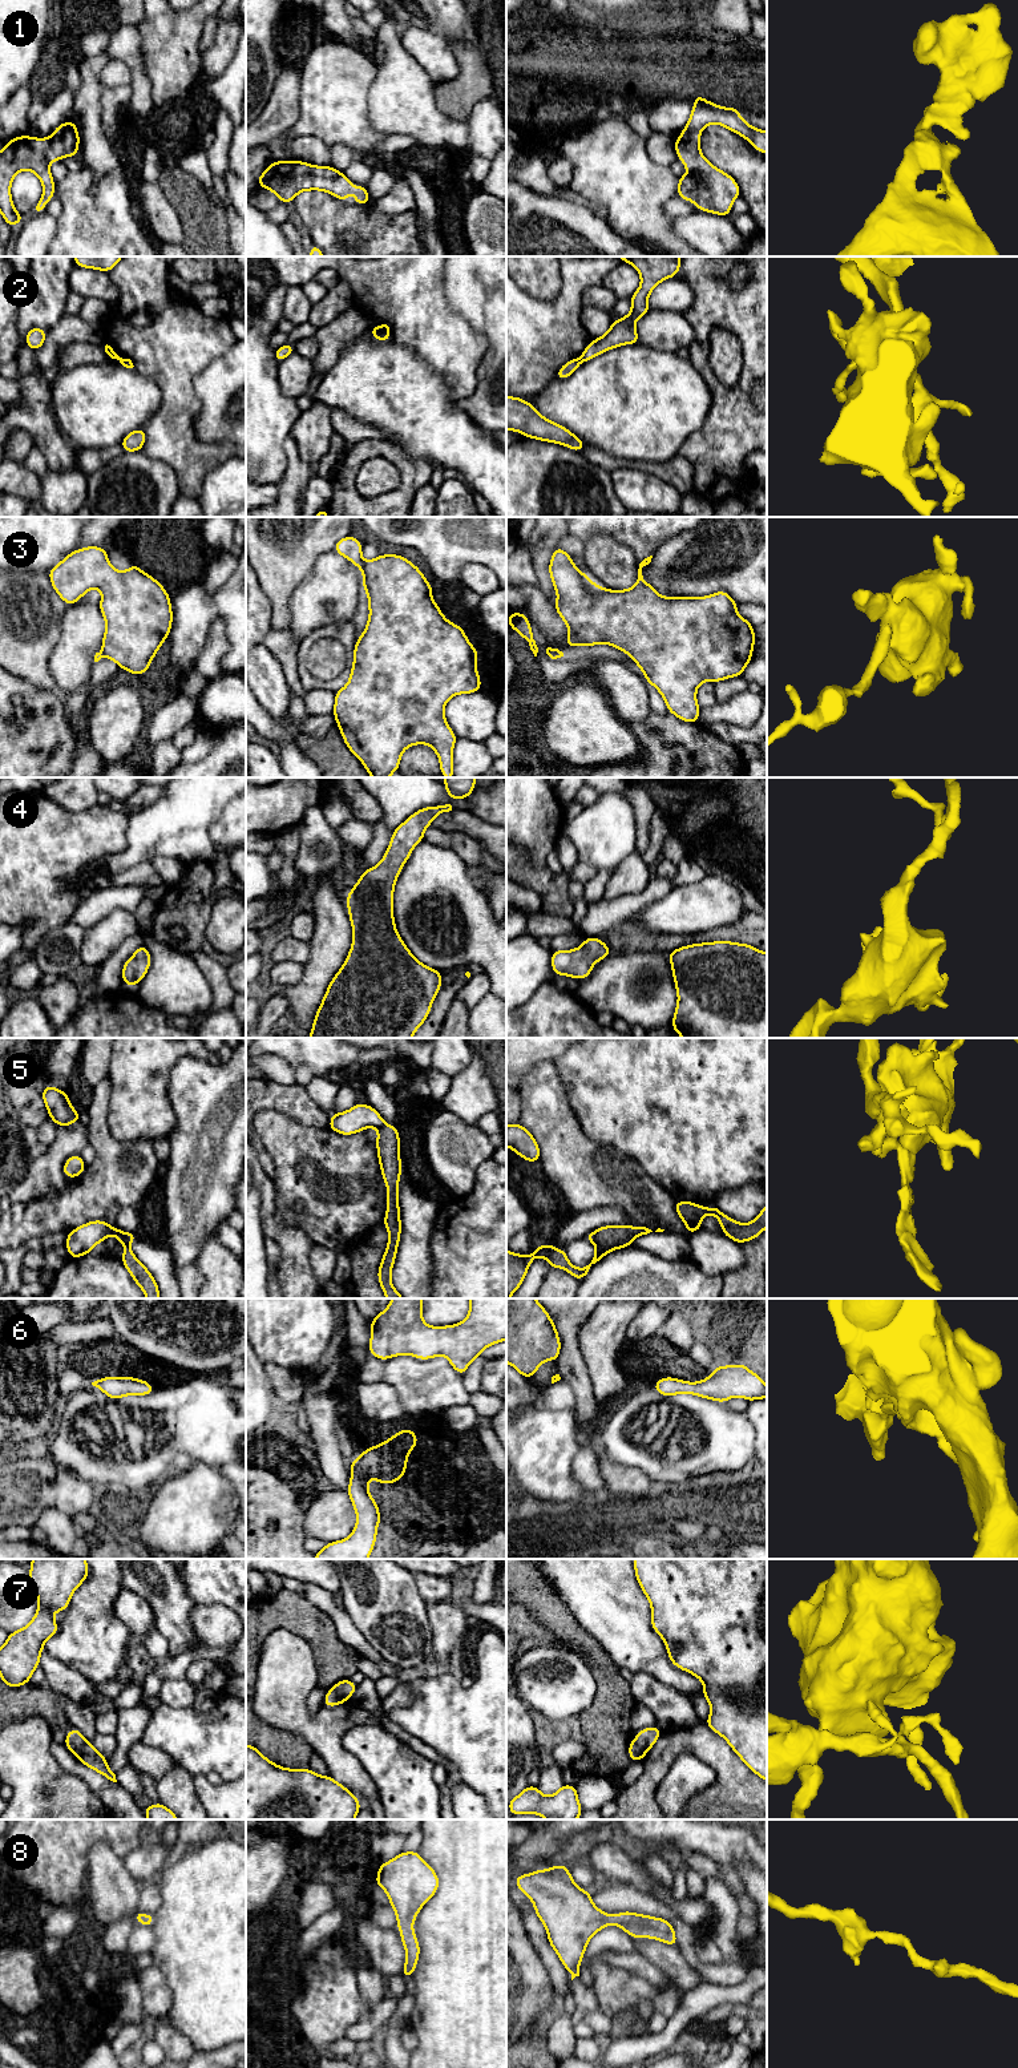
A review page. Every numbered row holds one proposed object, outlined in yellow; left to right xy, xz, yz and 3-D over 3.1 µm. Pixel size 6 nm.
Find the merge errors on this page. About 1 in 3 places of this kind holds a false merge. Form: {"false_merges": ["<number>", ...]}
{"false_merges": ["2", "3", "5", "7"]}

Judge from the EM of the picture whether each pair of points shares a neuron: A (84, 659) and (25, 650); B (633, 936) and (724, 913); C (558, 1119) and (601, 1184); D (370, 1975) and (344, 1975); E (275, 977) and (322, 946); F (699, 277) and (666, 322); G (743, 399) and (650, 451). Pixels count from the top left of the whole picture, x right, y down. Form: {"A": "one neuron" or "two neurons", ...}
{"A": "two neurons", "B": "two neurons", "C": "one neuron", "D": "two neurons", "E": "two neurons", "F": "two neurons", "G": "two neurons"}

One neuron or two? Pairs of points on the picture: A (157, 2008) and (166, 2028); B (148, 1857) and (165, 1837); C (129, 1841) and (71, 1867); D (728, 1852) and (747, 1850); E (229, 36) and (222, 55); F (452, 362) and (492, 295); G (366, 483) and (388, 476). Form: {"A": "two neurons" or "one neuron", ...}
{"A": "two neurons", "B": "two neurons", "C": "one neuron", "D": "one neuron", "E": "one neuron", "F": "two neurons", "G": "one neuron"}

